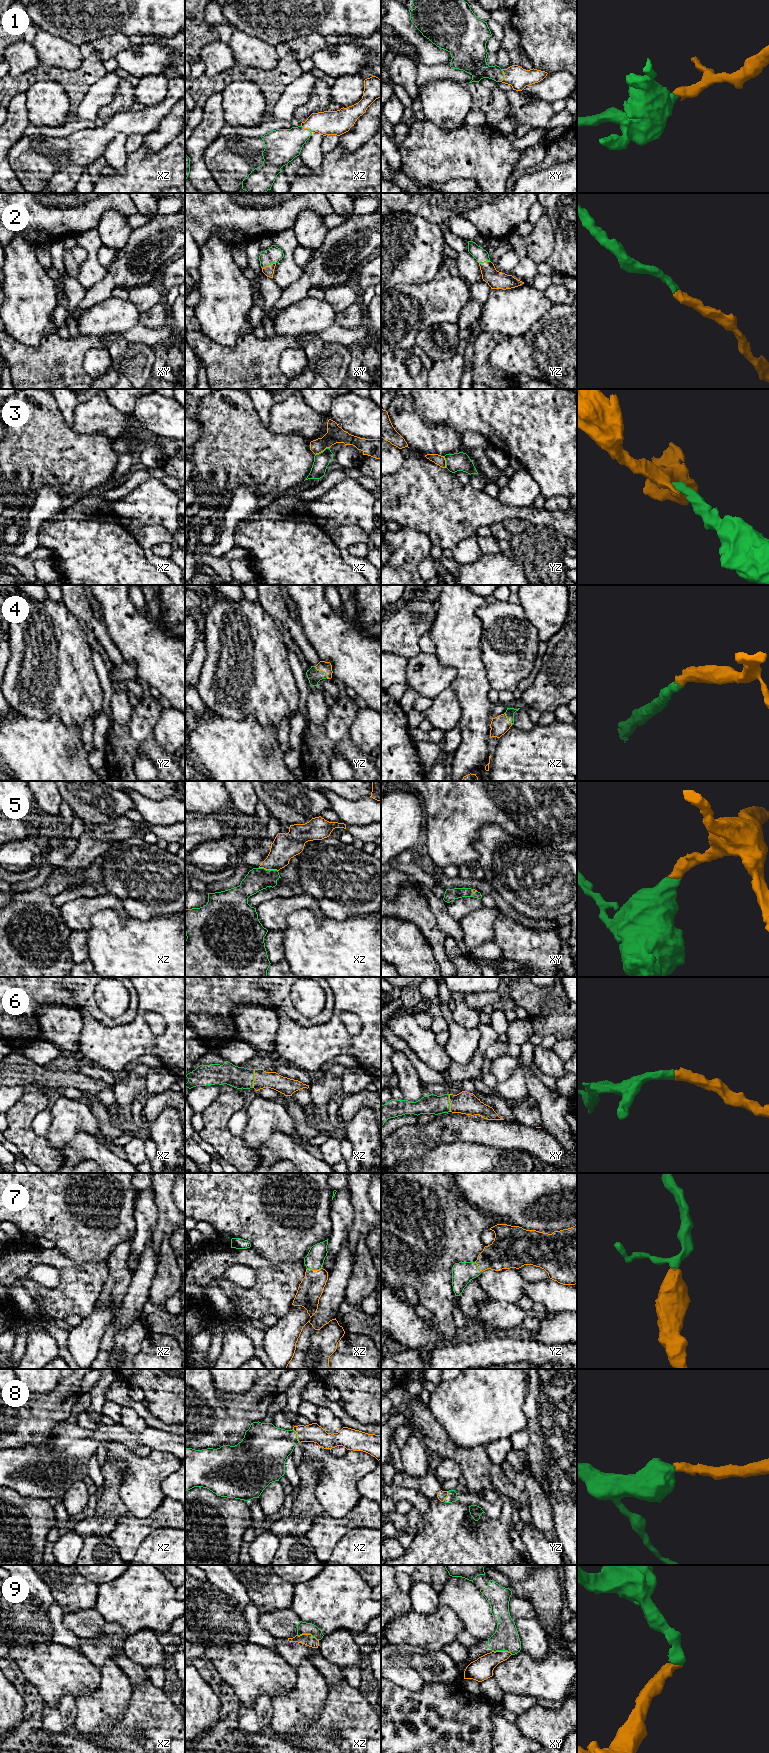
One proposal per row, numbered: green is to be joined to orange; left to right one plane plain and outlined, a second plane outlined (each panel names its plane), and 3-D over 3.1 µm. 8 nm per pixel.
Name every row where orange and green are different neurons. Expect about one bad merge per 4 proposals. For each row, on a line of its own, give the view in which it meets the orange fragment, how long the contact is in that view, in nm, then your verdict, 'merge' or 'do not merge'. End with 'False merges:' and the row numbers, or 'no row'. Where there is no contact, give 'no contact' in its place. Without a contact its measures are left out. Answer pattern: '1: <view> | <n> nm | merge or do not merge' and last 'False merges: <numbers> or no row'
1: xy | 110 nm | merge
2: xy | 120 nm | merge
3: xz | 140 nm | merge
4: yz | 140 nm | merge
5: xz | 160 nm | merge
6: xz | 150 nm | merge
7: xz | 120 nm | merge
8: xz | 120 nm | merge
9: xz | 180 nm | do not merge
False merges: 9

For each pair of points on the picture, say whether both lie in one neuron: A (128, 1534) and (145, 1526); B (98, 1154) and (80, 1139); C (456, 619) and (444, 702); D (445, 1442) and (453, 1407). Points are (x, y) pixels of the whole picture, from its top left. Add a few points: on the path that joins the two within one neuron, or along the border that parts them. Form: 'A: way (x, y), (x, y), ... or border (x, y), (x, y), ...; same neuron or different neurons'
A: way (132, 1531), (141, 1528); same neuron
B: way (94, 1150), (84, 1143); same neuron
C: border (450, 686), (461, 708); different neurons
D: border (433, 1415), (445, 1433), (458, 1445), (466, 1448); different neurons

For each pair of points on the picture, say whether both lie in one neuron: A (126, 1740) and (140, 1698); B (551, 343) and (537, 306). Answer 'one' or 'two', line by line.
A: one
B: two

